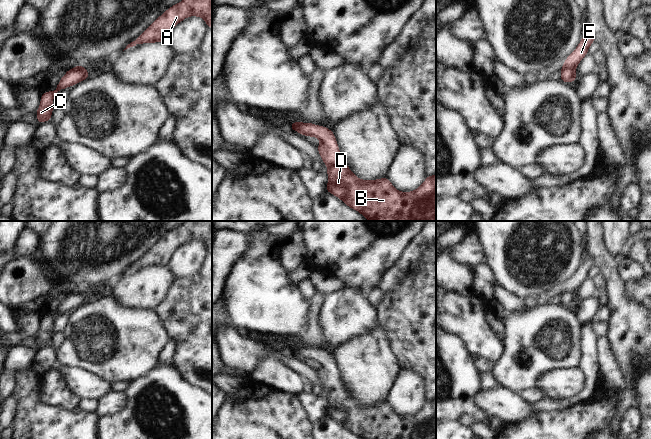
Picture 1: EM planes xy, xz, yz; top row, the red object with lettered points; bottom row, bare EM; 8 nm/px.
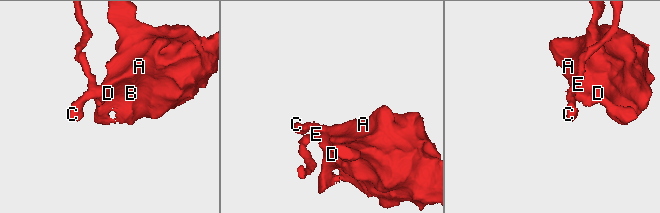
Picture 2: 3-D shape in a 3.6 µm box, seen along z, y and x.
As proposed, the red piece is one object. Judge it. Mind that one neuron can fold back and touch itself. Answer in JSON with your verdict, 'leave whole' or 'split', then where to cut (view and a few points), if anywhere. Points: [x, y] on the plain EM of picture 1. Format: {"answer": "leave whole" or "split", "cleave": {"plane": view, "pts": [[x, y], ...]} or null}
{"answer": "split", "cleave": {"plane": "yz", "pts": [[574, 292], [563, 292], [560, 294]]}}

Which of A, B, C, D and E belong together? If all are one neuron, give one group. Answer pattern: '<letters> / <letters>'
A B C D / E

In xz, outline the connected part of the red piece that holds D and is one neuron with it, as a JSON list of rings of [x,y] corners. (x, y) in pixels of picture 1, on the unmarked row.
[[[293,345],[289,353],[306,361],[312,360],[320,364],[317,374],[322,386],[327,390],[326,416],[342,424],[349,432],[358,435],[361,439],[436,439],[436,398],[426,400],[418,412],[409,416],[397,414],[387,400],[380,403],[363,404],[346,389],[332,353],[299,345]]]

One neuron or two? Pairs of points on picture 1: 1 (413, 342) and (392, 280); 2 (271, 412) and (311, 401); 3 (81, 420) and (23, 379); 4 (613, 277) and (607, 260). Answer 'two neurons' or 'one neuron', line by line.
1: one neuron
2: two neurons
3: one neuron
4: one neuron

